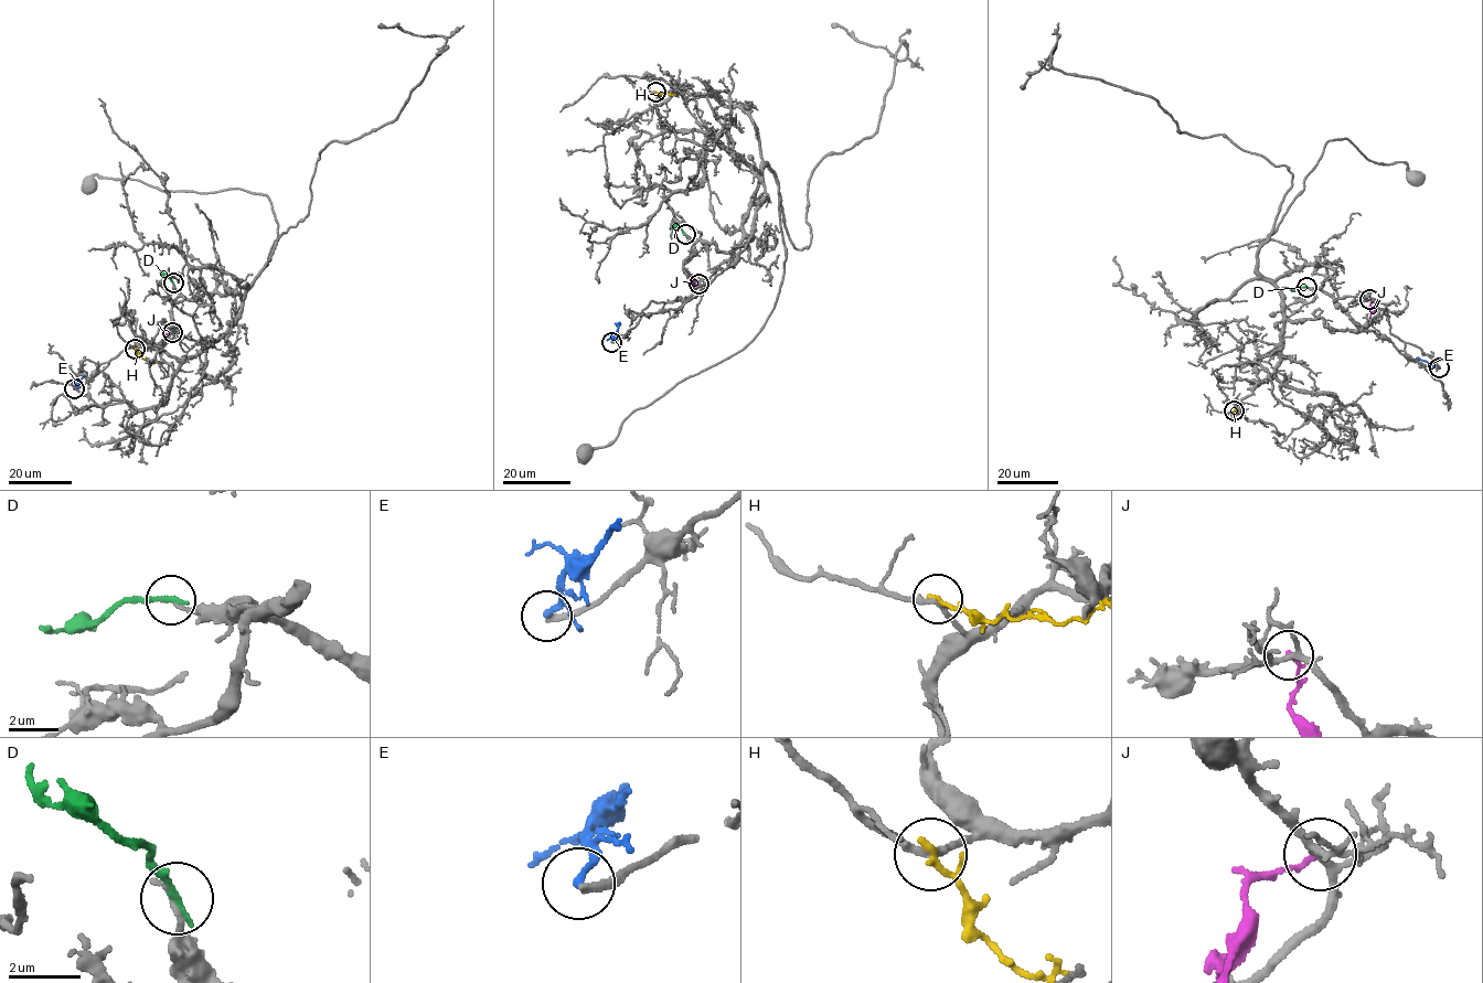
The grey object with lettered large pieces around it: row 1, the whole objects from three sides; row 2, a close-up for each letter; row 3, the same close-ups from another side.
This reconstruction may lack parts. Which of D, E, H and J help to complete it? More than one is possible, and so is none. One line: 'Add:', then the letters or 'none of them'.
Add: none of them

